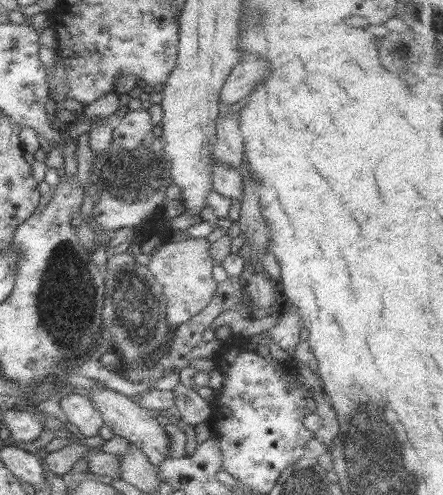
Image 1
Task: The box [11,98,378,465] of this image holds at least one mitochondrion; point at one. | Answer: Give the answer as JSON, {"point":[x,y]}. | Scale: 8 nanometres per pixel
{"point":[67,304]}

